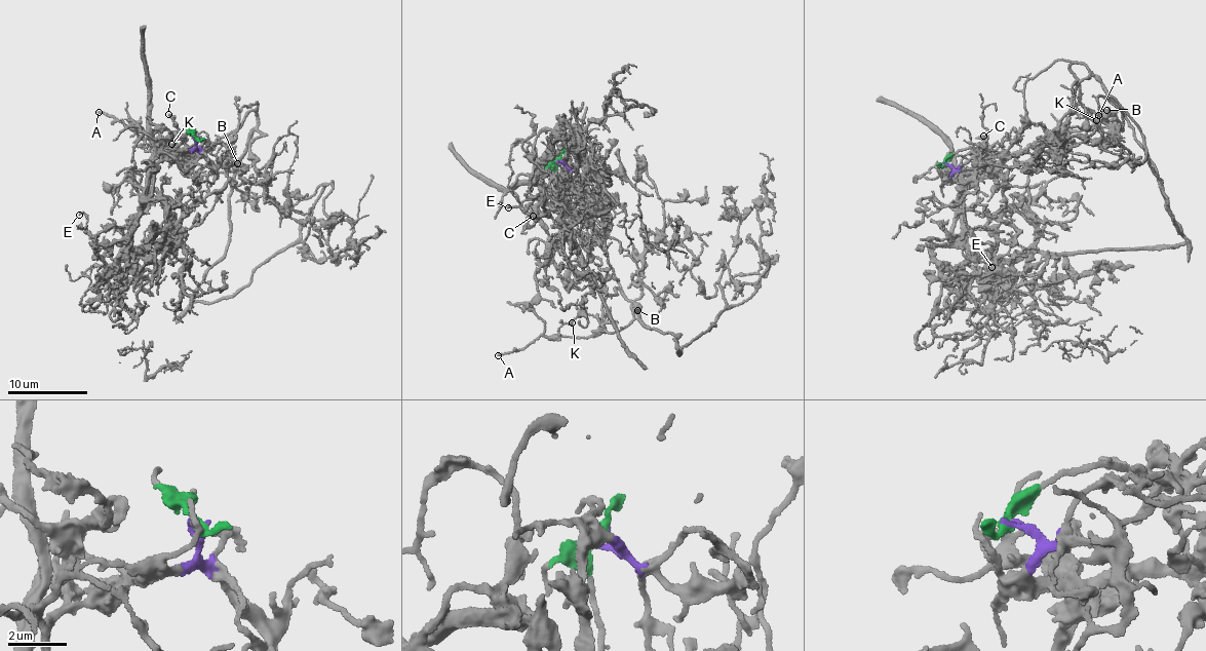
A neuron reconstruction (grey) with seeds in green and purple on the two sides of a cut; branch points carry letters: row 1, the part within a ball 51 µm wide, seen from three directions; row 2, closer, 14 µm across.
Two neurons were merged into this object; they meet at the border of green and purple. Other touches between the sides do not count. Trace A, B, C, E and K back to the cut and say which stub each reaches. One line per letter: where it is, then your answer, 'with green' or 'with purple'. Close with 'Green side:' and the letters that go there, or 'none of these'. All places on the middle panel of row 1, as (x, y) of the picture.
A: (498, 355) | with green
B: (637, 310) | with green
C: (533, 216) | with green
E: (508, 207) | with purple
K: (572, 322) | with green
Green side: A, B, C, K

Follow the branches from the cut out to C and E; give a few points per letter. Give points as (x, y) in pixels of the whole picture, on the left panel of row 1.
C: (197, 139), (192, 133), (195, 130), (185, 136), (167, 115)
E: (197, 139), (195, 147), (166, 156), (148, 171), (124, 255), (113, 266), (104, 264), (87, 219), (79, 215)

